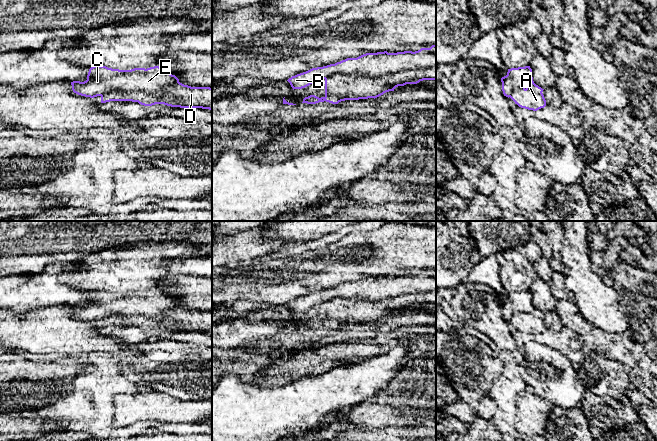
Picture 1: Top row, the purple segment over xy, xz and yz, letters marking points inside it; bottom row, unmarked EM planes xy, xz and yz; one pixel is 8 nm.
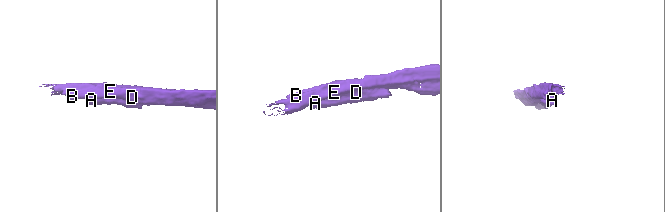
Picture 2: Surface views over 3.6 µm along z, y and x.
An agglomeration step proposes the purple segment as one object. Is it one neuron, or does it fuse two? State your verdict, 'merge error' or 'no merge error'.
merge error

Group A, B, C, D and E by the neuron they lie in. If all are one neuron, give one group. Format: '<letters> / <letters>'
A D / B C E

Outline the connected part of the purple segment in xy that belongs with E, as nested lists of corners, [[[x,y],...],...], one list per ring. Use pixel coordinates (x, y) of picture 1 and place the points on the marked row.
[[[93,66],[89,69],[86,81],[73,81],[71,85],[74,93],[94,98],[111,90],[161,94],[163,89],[177,82],[179,79],[175,75],[165,72],[159,66],[131,70]]]

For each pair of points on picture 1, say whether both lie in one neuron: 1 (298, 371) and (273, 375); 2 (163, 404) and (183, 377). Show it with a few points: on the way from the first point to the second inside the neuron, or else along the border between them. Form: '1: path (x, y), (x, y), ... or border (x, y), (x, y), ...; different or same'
1: path (292, 371), (279, 373); same
2: border (151, 389), (189, 401); different

